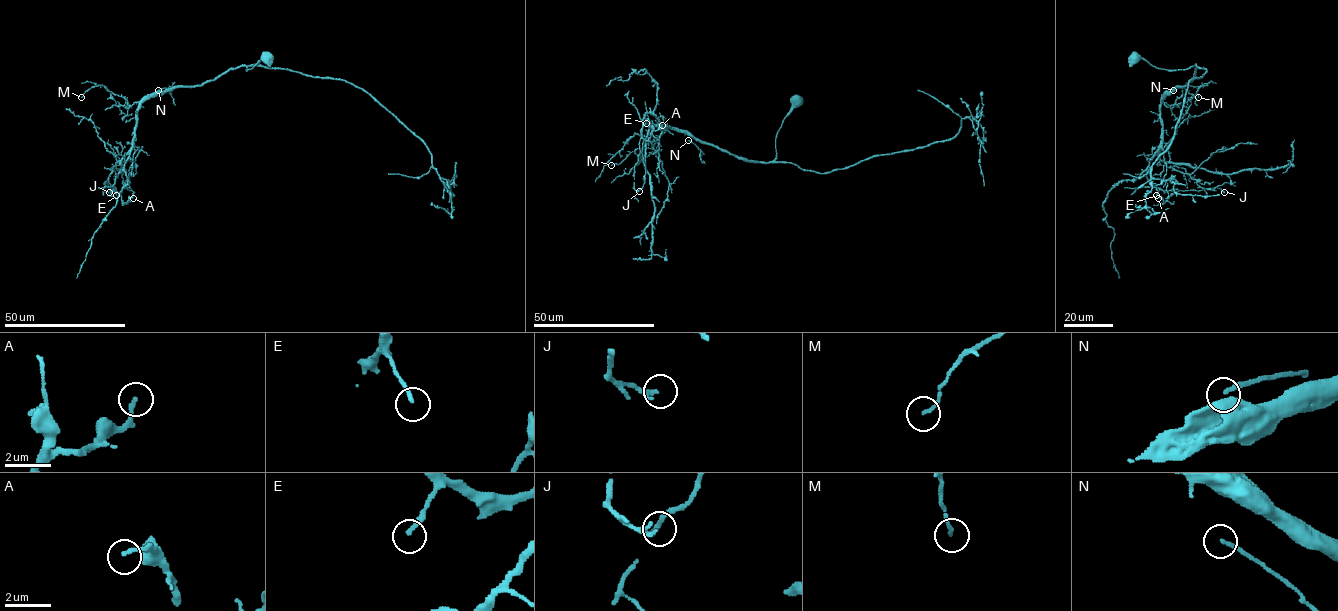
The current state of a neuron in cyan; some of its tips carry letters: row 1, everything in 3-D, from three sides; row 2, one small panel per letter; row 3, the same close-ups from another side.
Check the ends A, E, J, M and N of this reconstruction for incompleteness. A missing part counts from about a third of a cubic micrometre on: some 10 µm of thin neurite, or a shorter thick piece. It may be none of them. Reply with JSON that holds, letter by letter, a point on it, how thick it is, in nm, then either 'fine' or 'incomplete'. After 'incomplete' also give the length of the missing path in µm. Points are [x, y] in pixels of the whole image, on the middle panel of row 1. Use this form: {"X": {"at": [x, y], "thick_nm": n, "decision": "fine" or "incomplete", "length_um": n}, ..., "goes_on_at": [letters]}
{"A": {"at": [662, 125], "thick_nm": 170, "decision": "fine"}, "E": {"at": [646, 123], "thick_nm": 180, "decision": "fine"}, "J": {"at": [639, 191], "thick_nm": 200, "decision": "fine"}, "M": {"at": [611, 165], "thick_nm": 130, "decision": "fine"}, "N": {"at": [688, 140], "thick_nm": 170, "decision": "fine"}, "goes_on_at": []}

